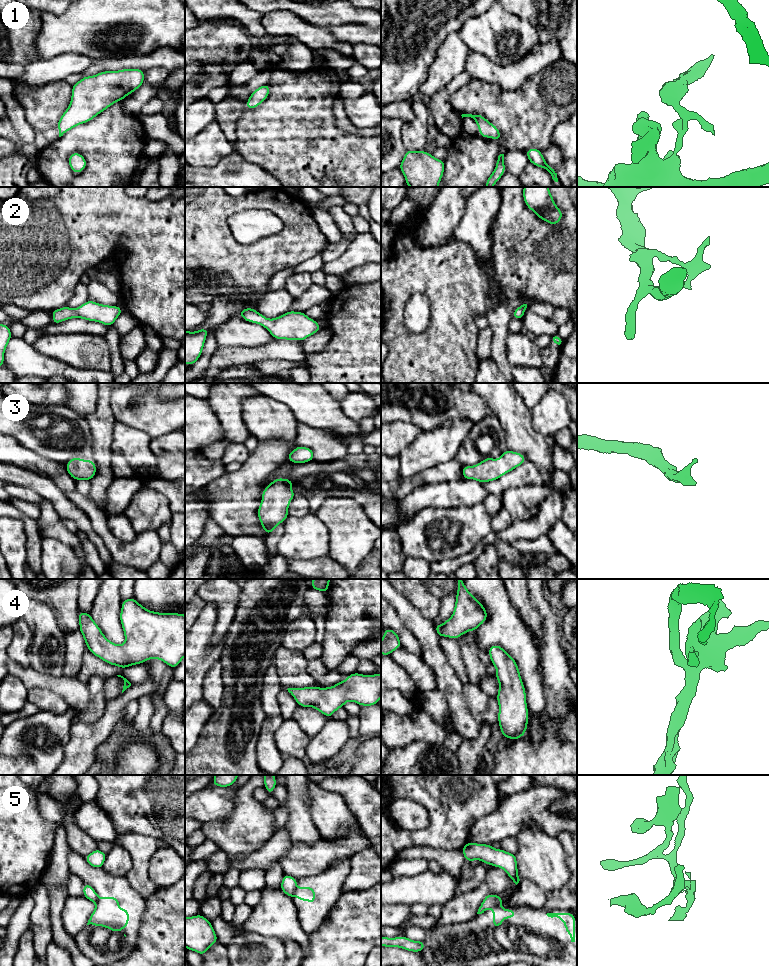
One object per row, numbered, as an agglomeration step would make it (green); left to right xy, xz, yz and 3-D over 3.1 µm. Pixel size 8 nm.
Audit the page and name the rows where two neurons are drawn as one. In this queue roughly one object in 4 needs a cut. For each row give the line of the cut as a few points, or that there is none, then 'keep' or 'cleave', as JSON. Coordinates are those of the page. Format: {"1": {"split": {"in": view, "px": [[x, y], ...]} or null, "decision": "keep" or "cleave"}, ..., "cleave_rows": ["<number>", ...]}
{"1": {"split": null, "decision": "keep"}, "2": {"split": null, "decision": "keep"}, "3": {"split": null, "decision": "keep"}, "4": {"split": null, "decision": "keep"}, "5": {"split": {"in": "yz", "px": [[501, 897], [492, 907]]}, "decision": "cleave"}, "cleave_rows": ["5"]}

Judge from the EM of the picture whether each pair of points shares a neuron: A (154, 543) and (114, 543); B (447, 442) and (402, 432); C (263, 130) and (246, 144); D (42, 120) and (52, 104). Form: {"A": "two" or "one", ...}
{"A": "one", "B": "two", "C": "one", "D": "one"}

